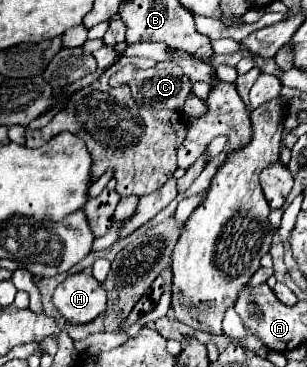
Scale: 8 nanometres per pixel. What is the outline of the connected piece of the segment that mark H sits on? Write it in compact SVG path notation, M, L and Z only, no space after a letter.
M89 272L69 274L53 292L53 304L71 324L85 324L105 312L105 290Z

